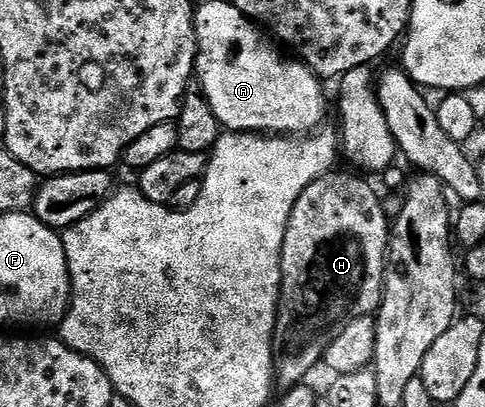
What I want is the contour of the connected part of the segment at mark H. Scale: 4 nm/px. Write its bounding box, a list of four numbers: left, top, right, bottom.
[274,170,392,390]

